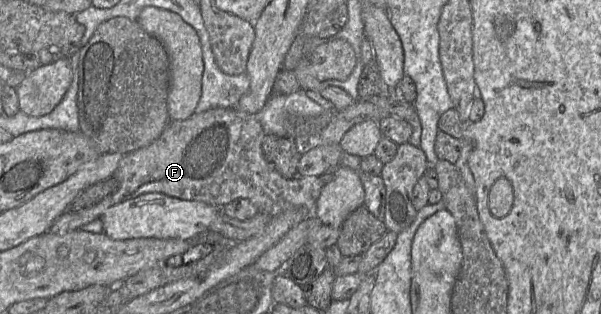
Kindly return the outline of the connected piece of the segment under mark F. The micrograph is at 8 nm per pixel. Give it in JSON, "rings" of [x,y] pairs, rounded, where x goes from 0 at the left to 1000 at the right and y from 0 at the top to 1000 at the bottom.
{"rings":[[[389,341],[356,344],[356,347],[339,354],[336,360],[329,360],[329,363],[323,360],[308,382],[285,385],[276,401],[276,408],[273,411],[266,436],[260,443],[256,452],[253,452],[246,465],[231,471],[205,497],[203,510],[198,519],[196,535],[188,554],[188,564],[196,580],[196,599],[193,602],[193,608],[178,621],[175,631],[171,631],[161,650],[158,650],[156,656],[150,662],[138,666],[133,672],[110,669],[88,707],[80,739],[88,742],[88,745],[103,748],[115,736],[133,729],[138,717],[151,704],[156,704],[158,697],[165,697],[181,659],[198,650],[205,640],[225,631],[240,615],[271,615],[280,624],[293,627],[303,637],[341,643],[358,659],[371,659],[376,650],[393,634],[411,634],[429,662],[431,678],[441,678],[449,688],[468,682],[474,675],[476,669],[489,666],[493,659],[511,659],[514,669],[519,669],[519,682],[521,682],[521,669],[522,669],[526,640],[537,596],[537,583],[532,573],[531,561],[491,561],[489,567],[473,567],[471,561],[468,561],[458,538],[454,538],[446,522],[446,516],[439,503],[439,494],[436,484],[436,449],[441,430],[443,424],[438,411],[438,401],[429,382],[426,366],[418,366],[409,357],[398,354]]]}

